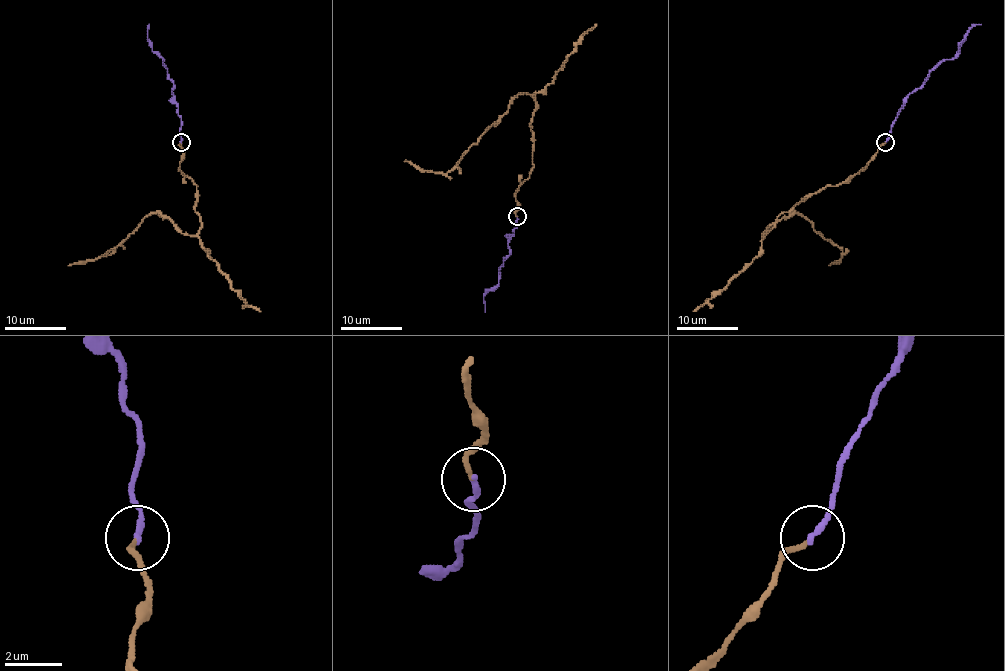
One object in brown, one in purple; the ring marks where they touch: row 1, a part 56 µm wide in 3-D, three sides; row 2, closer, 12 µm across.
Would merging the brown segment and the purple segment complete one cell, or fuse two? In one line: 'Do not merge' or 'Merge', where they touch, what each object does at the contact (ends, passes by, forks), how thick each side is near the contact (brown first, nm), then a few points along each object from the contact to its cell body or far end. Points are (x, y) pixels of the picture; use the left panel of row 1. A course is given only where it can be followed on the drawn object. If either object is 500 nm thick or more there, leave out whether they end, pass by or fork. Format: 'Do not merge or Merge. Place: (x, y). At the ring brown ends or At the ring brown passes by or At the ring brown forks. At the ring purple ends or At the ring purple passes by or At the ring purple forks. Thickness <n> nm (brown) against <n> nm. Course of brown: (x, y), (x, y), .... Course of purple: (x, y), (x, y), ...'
Merge. Place: (181, 142). At the ring brown ends. At the ring purple ends. Thickness 160 nm (brown) against 200 nm. Course of brown: (181, 142), (179, 171), (198, 186), (201, 229), (184, 235), (167, 216), (149, 213), (109, 252), (68, 265). Course of purple: (181, 142), (181, 117), (172, 93), (173, 83), (163, 59), (152, 50), (147, 35), (149, 24)

